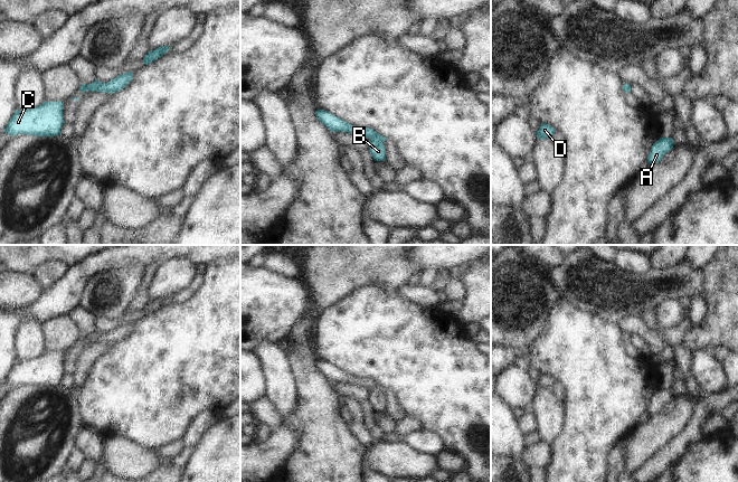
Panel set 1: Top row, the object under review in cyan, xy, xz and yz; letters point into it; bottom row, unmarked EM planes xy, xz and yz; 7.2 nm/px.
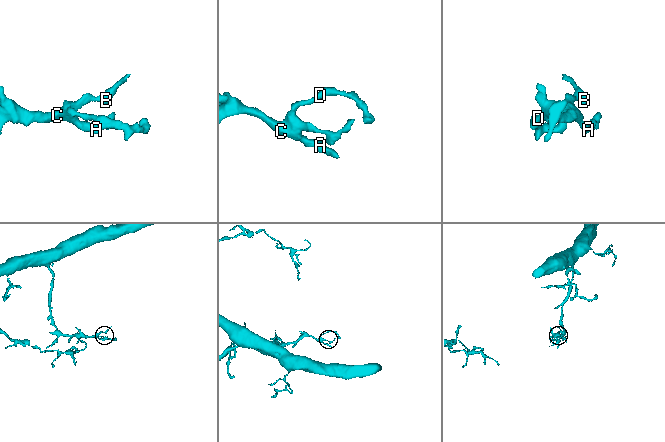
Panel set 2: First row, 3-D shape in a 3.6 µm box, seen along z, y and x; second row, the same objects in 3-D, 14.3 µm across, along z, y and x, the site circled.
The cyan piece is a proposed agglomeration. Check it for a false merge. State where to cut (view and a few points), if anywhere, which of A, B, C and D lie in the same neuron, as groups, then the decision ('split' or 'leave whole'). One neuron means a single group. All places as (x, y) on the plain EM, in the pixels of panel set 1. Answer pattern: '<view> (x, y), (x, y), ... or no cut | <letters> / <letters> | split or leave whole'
no cut | A B C D | leave whole

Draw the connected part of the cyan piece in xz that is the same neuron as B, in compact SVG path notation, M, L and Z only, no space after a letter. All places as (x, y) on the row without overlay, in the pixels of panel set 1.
M318 360L315 367L320 374L324 375L331 382L348 382L354 384L359 387L369 388L369 403L375 412L385 412L385 396L386 387L378 385L376 381L369 378L357 378L351 376L340 368L332 366L324 360Z

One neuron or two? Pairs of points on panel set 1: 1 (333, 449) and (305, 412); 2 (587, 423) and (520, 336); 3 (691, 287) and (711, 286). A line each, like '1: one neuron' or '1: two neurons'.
1: one neuron
2: two neurons
3: two neurons

